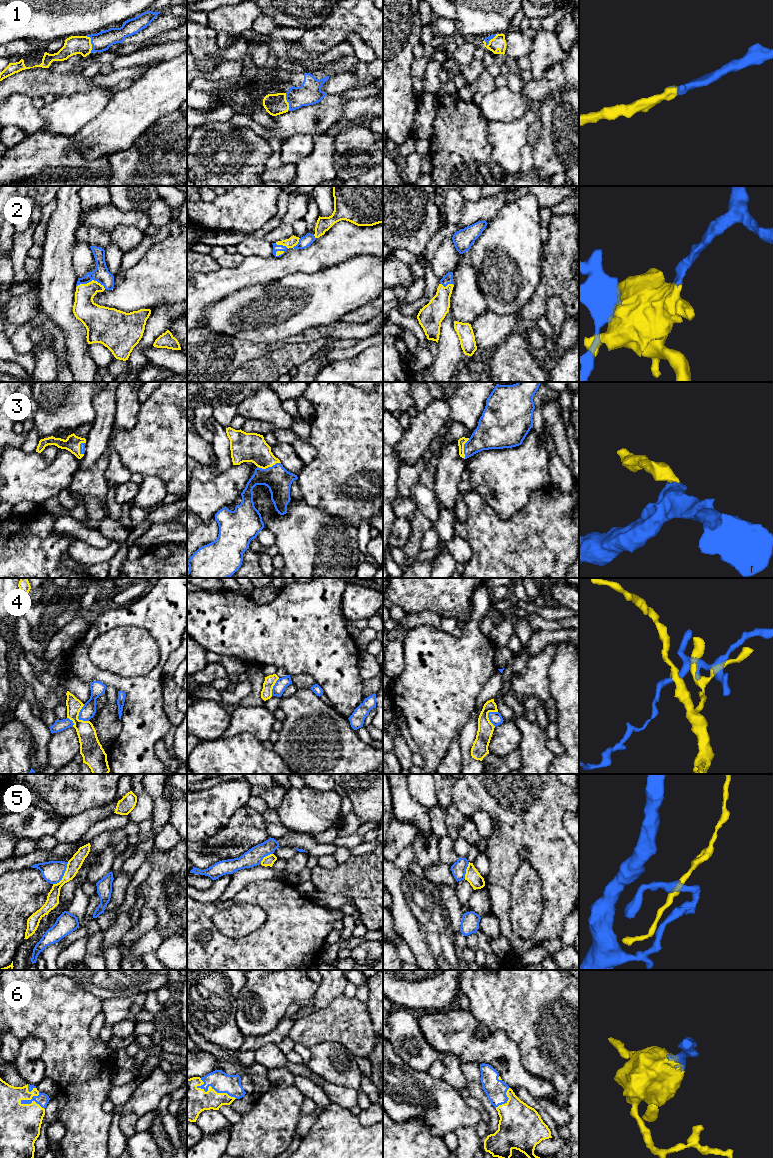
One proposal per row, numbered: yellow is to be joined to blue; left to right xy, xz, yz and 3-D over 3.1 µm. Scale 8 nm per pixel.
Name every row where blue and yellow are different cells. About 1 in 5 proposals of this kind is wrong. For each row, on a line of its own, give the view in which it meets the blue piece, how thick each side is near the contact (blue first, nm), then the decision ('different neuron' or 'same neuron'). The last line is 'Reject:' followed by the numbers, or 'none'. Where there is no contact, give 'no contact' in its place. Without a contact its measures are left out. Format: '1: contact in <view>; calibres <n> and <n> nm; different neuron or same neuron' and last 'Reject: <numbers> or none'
1: contact in xy; calibres 150 and 150 nm; same neuron
2: contact in xy; calibres 130 and 190 nm; same neuron
3: contact in xz; calibres 200 and 240 nm; same neuron
4: contact in xy; calibres 120 and 160 nm; different neuron
5: contact in xy; calibres 180 and 110 nm; different neuron
6: contact in xz; calibres 160 and 280 nm; same neuron
Reject: 4, 5

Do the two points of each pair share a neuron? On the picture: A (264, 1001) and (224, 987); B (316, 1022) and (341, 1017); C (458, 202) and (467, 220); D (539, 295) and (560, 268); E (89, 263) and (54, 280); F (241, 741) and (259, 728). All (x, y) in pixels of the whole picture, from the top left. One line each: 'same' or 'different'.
A: different
B: same
C: different
D: different
E: different
F: different

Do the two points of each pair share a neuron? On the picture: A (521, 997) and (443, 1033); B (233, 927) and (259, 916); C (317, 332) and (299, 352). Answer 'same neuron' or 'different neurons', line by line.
A: different neurons
B: same neuron
C: different neurons

